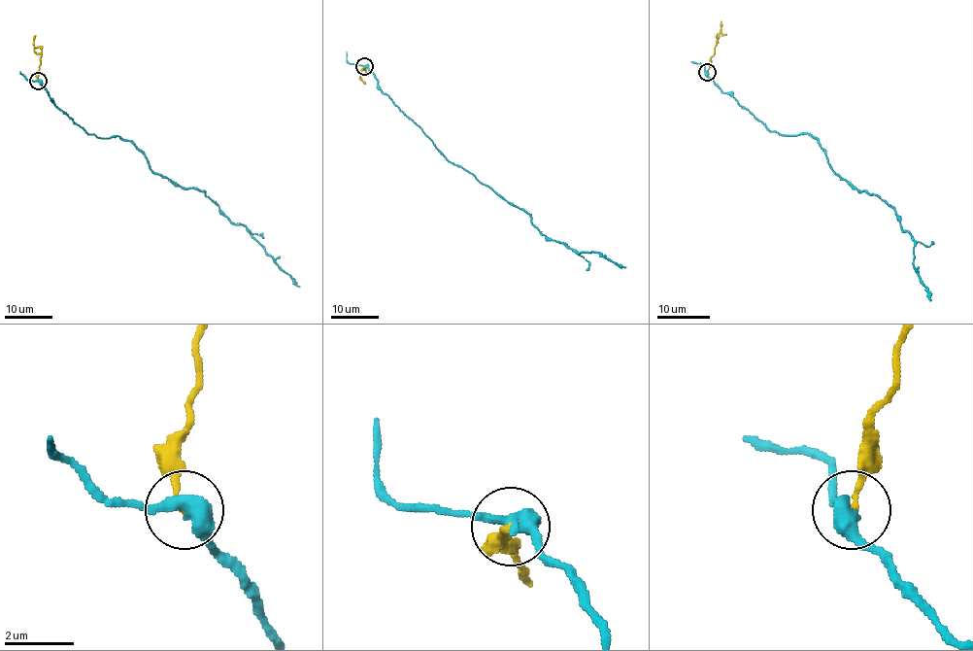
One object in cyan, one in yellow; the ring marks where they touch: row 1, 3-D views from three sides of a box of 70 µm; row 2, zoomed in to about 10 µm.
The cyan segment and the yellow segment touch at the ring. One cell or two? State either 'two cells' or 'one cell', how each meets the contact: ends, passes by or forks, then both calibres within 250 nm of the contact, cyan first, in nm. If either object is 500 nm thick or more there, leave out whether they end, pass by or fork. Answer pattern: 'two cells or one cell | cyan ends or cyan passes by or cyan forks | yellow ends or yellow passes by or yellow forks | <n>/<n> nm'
two cells | cyan passes by | yellow ends | 460/170 nm

